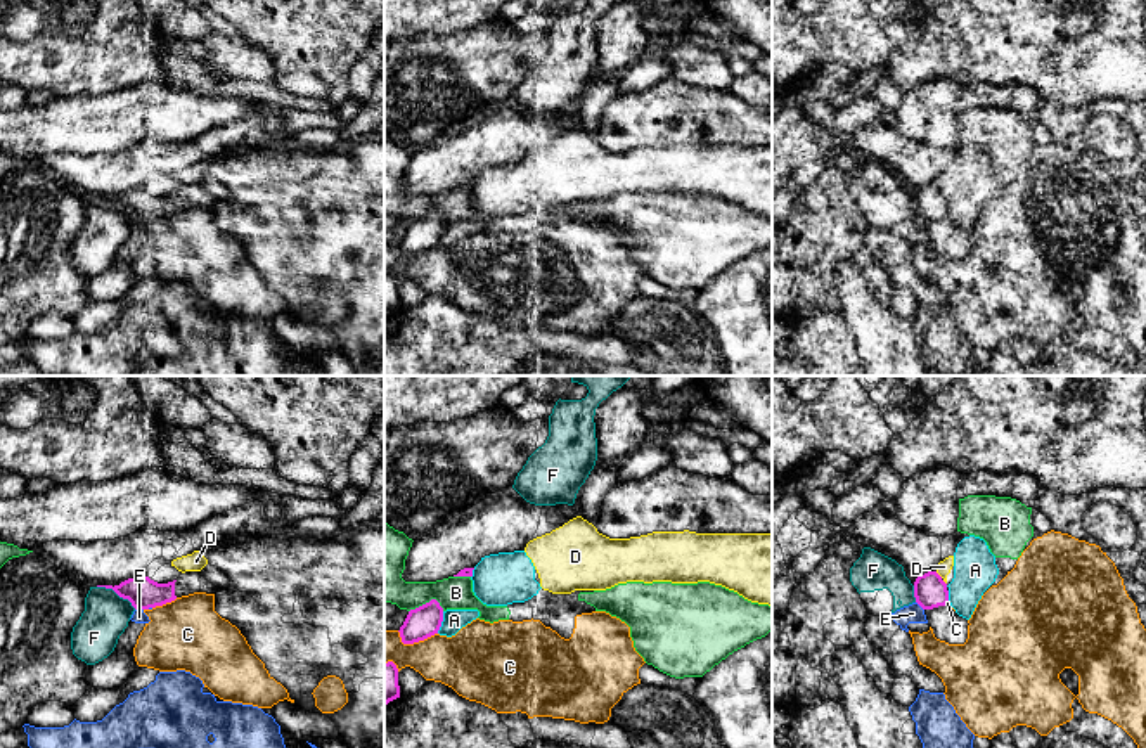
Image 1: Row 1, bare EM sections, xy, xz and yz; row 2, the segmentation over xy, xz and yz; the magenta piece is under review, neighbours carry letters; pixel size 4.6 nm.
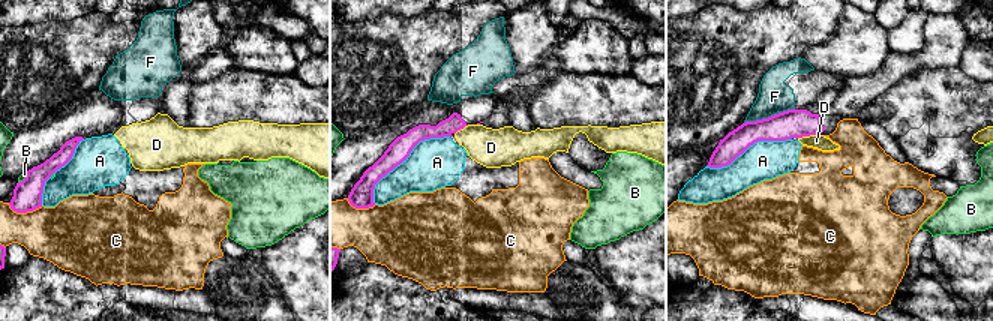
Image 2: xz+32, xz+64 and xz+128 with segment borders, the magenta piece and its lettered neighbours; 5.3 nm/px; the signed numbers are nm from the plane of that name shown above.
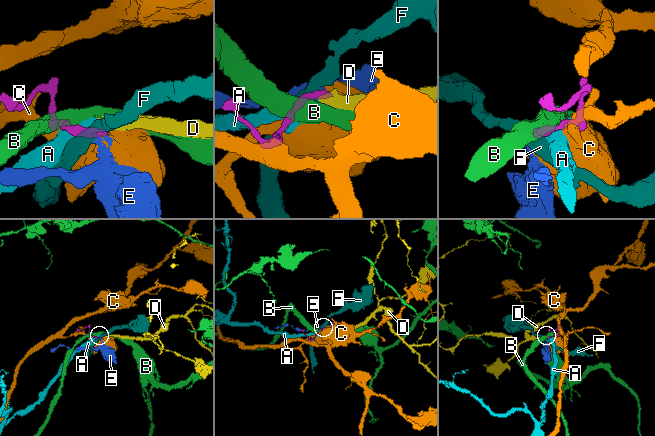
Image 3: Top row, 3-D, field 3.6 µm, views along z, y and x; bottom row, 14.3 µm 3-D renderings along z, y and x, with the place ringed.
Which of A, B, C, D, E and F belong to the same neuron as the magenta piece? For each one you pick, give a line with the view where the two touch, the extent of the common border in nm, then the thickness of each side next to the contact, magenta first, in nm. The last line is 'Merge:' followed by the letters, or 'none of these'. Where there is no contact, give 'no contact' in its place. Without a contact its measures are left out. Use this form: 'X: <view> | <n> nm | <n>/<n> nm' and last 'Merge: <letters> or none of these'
Merge: none of these

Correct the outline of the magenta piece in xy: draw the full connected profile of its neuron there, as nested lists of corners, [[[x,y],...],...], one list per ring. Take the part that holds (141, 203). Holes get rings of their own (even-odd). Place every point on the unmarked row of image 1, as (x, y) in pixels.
[[[185,184],[177,192],[158,196],[145,187],[137,187],[119,197],[97,197],[113,201],[119,210],[128,211],[135,222],[149,222],[194,204],[215,206],[216,201],[201,184]]]

